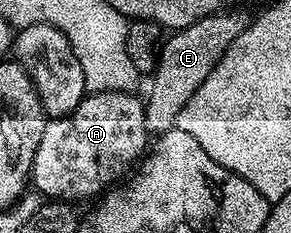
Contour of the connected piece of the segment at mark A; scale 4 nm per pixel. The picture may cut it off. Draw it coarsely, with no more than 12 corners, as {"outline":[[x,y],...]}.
{"outline":[[86,95],[46,123],[32,187],[78,202],[116,185],[150,136],[140,95]]}

